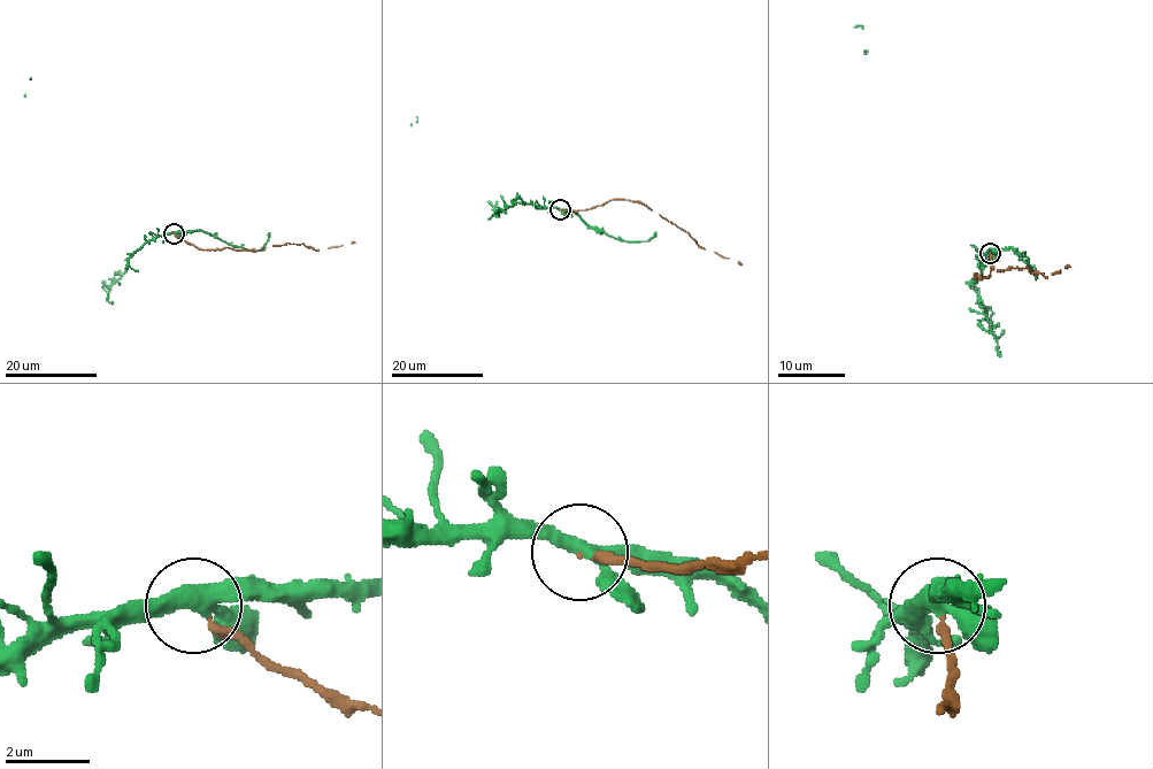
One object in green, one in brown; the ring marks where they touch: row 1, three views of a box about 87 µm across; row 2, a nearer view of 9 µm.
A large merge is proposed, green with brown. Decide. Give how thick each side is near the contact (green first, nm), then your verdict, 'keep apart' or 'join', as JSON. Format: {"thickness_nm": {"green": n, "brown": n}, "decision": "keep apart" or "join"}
{"thickness_nm": {"green": 320, "brown": 130}, "decision": "keep apart"}

